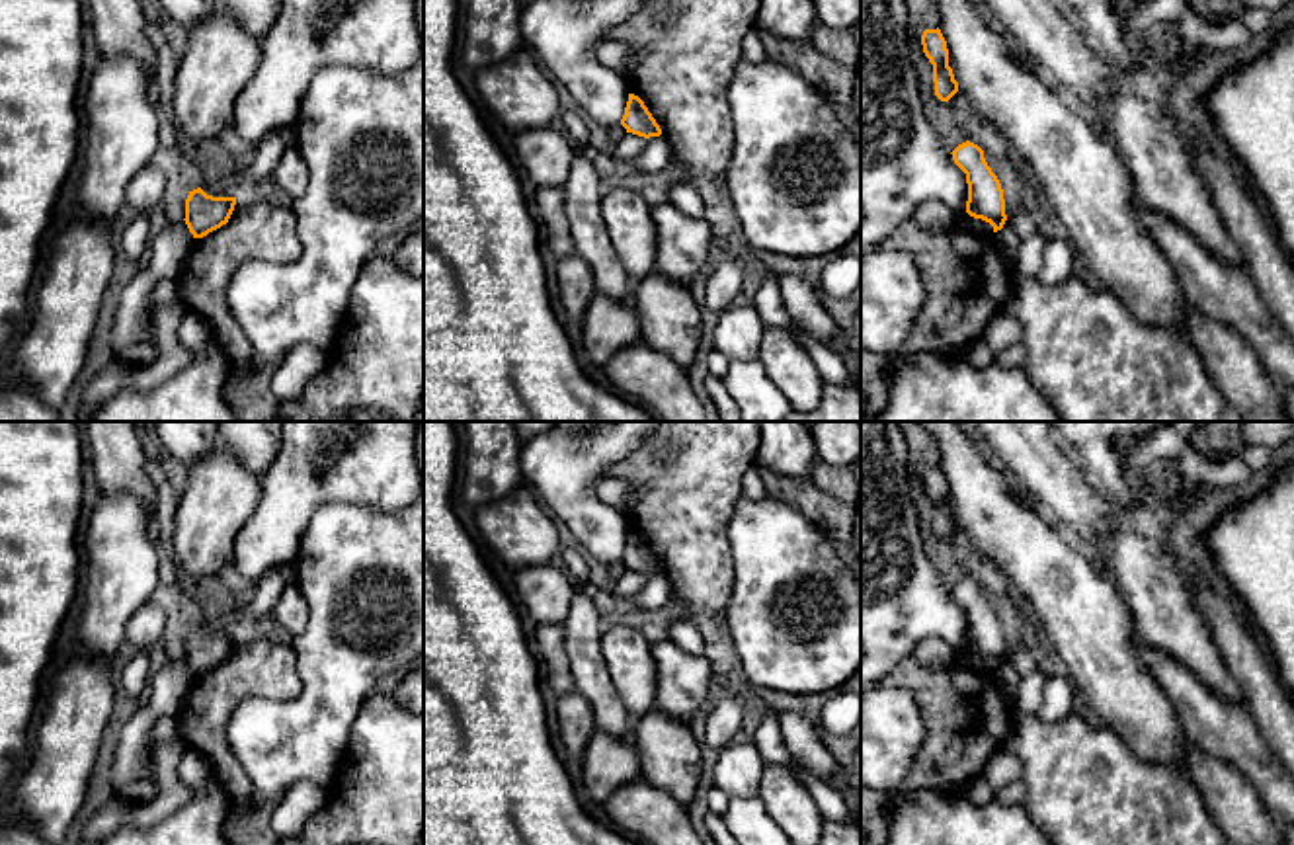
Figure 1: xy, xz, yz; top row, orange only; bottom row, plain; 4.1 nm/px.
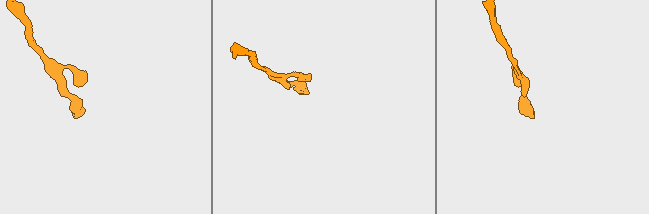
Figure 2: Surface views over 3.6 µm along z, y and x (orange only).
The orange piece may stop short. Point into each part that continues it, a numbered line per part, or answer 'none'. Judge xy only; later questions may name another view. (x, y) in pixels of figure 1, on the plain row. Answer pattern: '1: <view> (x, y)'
none

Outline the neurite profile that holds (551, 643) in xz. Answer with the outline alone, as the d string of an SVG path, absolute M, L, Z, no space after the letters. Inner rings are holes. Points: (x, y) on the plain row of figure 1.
M541 624L535 634L537 656L545 665L545 683L560 697L574 691L574 675L566 656L566 636L562 624Z

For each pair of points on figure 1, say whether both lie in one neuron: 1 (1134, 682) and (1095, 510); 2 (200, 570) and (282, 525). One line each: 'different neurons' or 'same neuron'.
1: different neurons
2: different neurons

